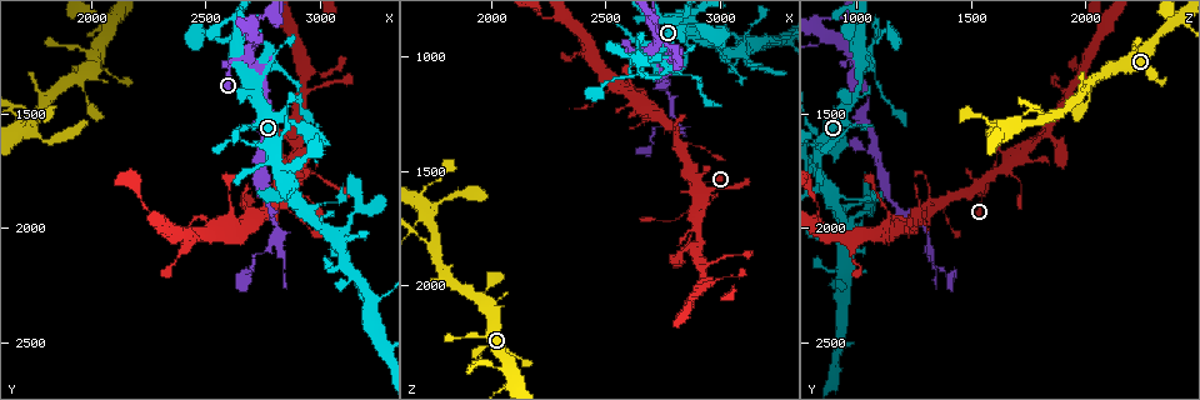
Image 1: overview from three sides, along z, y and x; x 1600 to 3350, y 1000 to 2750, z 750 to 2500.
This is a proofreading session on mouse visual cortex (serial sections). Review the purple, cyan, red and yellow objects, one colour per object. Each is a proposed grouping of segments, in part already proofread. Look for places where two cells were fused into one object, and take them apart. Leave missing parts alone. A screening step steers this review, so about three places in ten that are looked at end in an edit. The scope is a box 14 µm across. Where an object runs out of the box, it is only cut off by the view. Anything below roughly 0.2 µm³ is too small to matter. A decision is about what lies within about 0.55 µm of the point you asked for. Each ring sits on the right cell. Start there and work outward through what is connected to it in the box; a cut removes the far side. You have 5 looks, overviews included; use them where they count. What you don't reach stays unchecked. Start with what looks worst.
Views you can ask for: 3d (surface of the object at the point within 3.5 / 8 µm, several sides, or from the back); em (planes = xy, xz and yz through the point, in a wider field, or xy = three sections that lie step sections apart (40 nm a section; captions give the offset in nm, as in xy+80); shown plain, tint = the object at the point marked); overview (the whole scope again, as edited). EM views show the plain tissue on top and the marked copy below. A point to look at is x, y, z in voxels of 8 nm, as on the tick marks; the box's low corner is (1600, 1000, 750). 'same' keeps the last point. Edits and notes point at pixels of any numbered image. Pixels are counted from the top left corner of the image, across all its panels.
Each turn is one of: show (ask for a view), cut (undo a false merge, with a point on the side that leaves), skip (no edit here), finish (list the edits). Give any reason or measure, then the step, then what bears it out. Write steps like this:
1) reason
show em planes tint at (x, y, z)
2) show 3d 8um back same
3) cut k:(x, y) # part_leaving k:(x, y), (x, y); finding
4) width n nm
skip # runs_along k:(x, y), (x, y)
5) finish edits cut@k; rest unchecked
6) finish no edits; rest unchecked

show em xy step 1 tint at (2670, 1330, 1020)

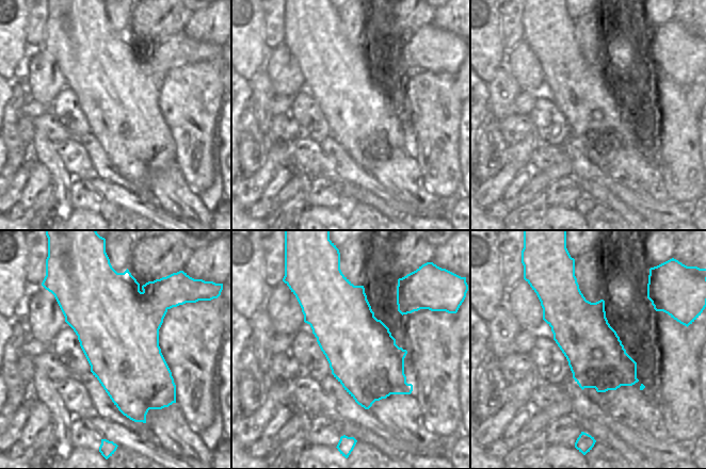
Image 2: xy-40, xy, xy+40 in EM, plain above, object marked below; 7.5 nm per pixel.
show 3d 3.5um same

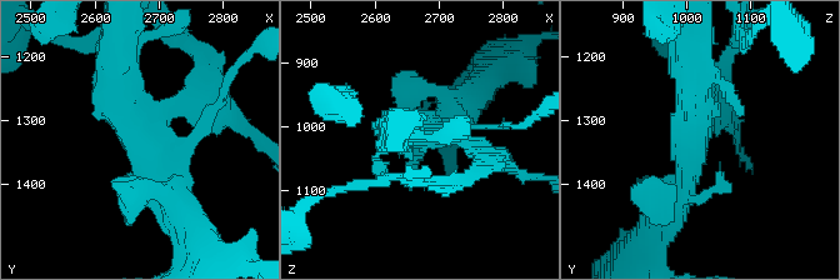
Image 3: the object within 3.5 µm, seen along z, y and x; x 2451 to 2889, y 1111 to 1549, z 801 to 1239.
arm_widths 150, 350, 450 nm
cut 3:(209, 91) # part_leaving 3:(405, 170), (409, 176), (328, 193); a second cell is stuck on

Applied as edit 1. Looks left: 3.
sudden change in width
show 3d 3.5um at (1710, 1570, 1700)

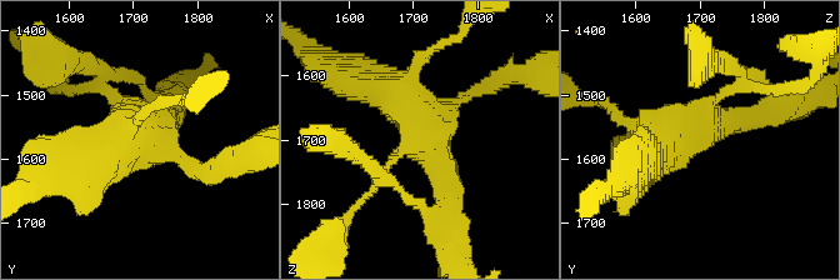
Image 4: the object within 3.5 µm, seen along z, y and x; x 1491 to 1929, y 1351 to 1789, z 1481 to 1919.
show em xy step 2 tint at (1725, 1555, 1700)

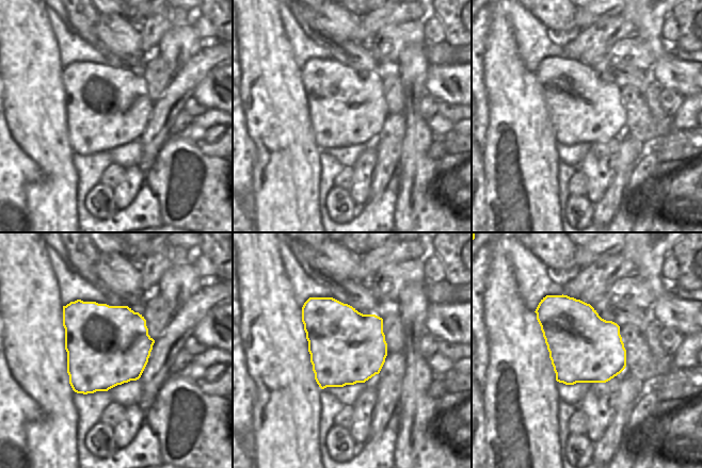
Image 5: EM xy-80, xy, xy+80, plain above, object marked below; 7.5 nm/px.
width 550 nm
skip # runs_along 4:(448, 195), (428, 121), (366, 78); one cell here

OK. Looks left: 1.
finish edits cut@3; rest unchecked

